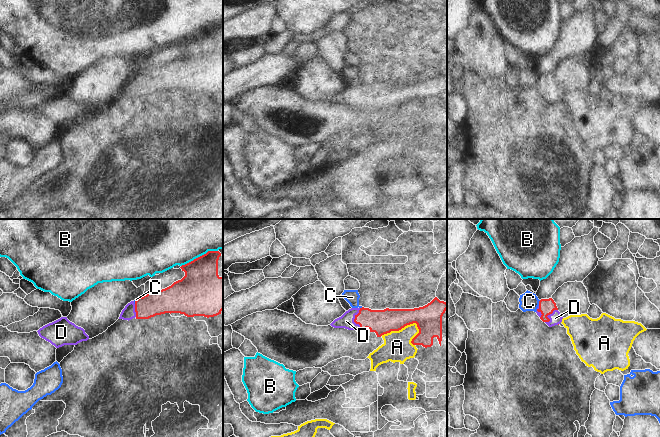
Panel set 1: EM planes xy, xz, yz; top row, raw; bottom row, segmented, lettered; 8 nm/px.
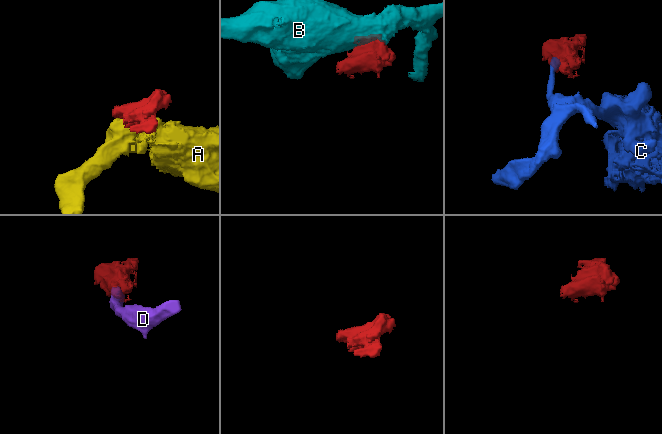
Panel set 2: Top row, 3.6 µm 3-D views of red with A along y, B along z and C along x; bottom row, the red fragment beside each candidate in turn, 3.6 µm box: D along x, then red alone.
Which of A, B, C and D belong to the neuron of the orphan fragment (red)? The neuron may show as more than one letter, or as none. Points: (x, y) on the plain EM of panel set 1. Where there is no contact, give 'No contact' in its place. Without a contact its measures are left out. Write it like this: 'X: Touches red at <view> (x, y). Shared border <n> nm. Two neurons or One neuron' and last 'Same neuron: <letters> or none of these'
A: Touches red at xz (401, 104). Shared border 320 nm. Two neurons
B: Touches red at xy (200, 32). Shared border 320 nm. Two neurons
C: Touches red at yz (539, 79). Shared border 50 nm. Two neurons
D: Touches red at xz (354, 96). Shared border 180 nm. One neuron
Same neuron: D

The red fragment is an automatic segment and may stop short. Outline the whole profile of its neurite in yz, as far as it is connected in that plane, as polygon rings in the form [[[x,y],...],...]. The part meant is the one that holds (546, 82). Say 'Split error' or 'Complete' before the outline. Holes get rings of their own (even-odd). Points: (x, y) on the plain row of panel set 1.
Split error. [[[552,74],[541,75],[536,89],[549,103],[560,100],[563,95]]]

